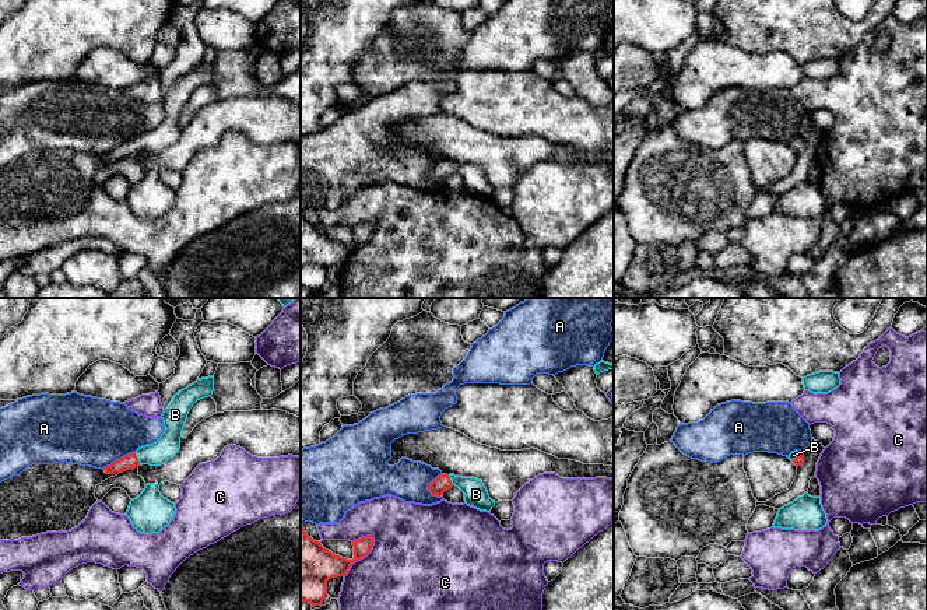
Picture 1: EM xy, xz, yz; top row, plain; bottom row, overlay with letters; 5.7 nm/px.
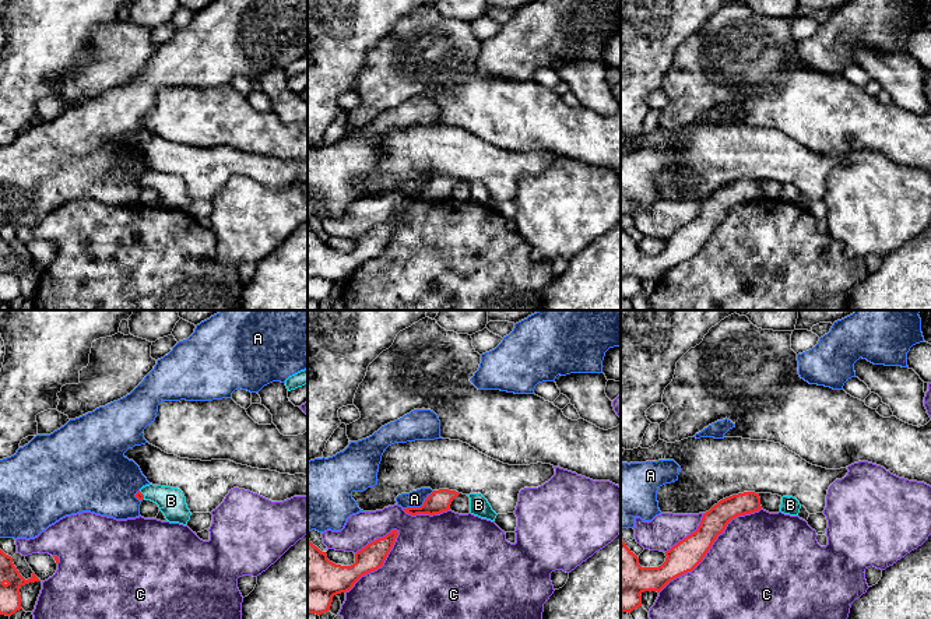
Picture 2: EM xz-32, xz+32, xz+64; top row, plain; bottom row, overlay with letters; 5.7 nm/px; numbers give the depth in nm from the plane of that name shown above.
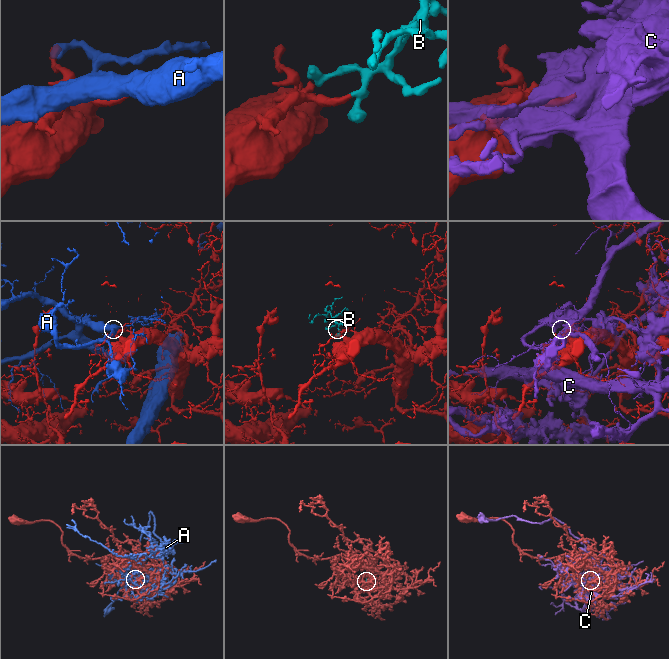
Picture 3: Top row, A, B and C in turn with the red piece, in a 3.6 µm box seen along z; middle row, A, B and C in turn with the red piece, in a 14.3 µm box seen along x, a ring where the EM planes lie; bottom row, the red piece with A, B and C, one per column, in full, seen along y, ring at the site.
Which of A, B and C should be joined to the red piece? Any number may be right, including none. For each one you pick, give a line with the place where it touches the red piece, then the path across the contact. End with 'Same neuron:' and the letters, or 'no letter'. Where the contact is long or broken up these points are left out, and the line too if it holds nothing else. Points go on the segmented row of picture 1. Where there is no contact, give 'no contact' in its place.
B: xy (137, 458) | across xy (130, 460), (137, 458), (155, 455), (168, 445)
Same neuron: B

